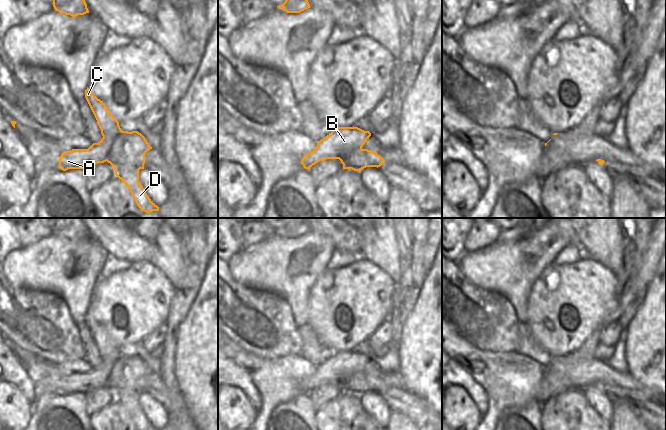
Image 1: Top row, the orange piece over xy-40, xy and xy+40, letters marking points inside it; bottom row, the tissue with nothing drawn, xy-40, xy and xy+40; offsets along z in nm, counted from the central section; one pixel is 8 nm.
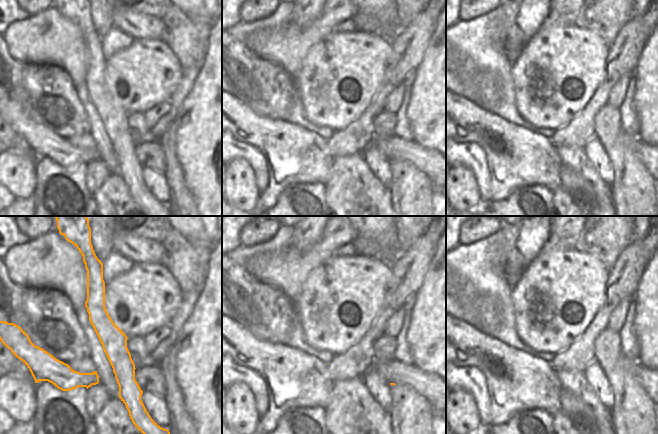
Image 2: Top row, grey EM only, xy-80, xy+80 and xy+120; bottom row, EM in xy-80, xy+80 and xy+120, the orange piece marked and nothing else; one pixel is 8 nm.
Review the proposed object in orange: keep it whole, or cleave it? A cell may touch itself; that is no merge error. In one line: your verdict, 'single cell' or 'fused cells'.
fused cells

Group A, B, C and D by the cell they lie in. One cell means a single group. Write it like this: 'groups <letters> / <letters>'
groups A B / C D

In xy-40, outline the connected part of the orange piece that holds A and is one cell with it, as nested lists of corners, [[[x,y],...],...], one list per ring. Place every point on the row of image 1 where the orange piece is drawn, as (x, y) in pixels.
[[[103,137],[98,143],[93,143],[88,149],[72,149],[64,151],[59,158],[59,168],[63,171],[68,169],[86,169],[98,163],[108,160],[113,148],[113,138]]]

